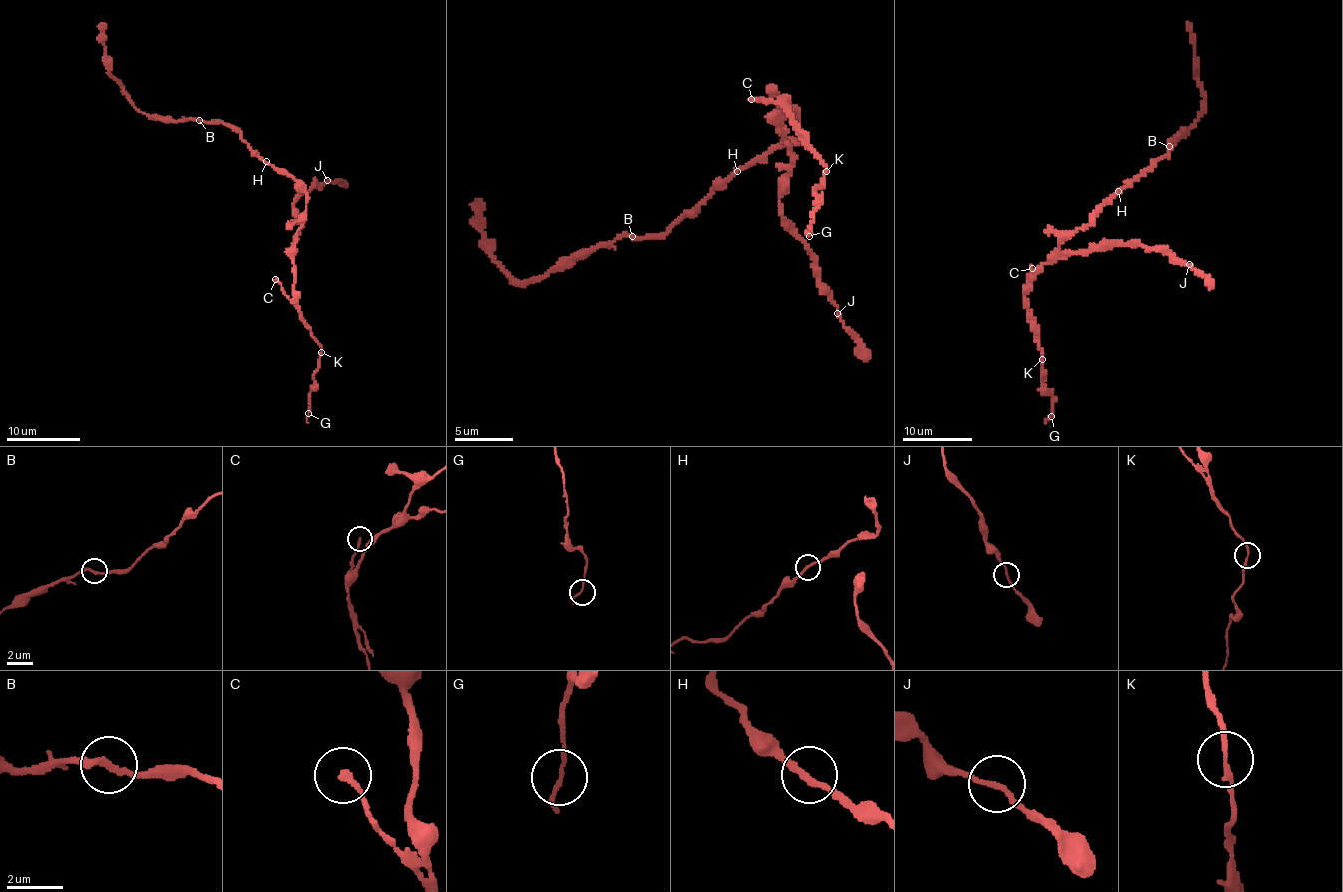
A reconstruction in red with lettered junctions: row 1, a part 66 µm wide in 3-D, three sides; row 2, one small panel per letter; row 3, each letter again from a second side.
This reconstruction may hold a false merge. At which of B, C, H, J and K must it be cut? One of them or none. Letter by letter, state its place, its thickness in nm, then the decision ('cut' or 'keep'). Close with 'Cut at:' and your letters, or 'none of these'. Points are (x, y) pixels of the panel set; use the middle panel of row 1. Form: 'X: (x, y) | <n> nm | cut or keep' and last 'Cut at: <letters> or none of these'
B: (632, 236) | 220 nm | keep
C: (751, 99) | 200 nm | keep
H: (737, 171) | 200 nm | keep
J: (837, 313) | 160 nm | keep
K: (826, 171) | 150 nm | cut
Cut at: K

